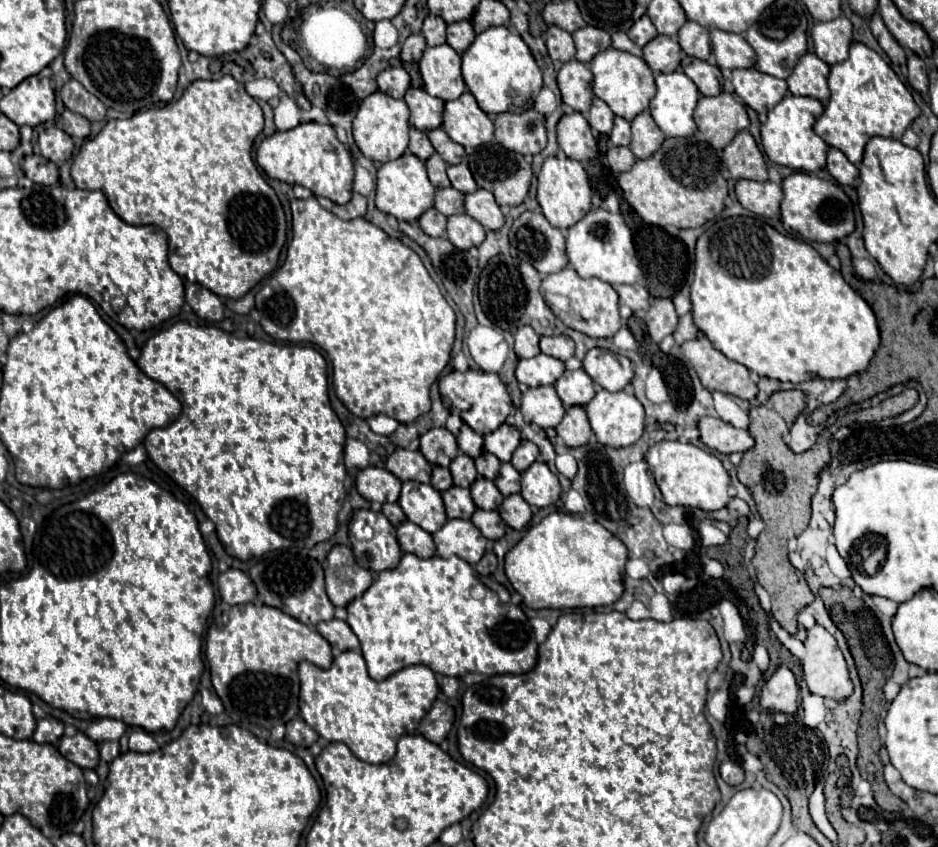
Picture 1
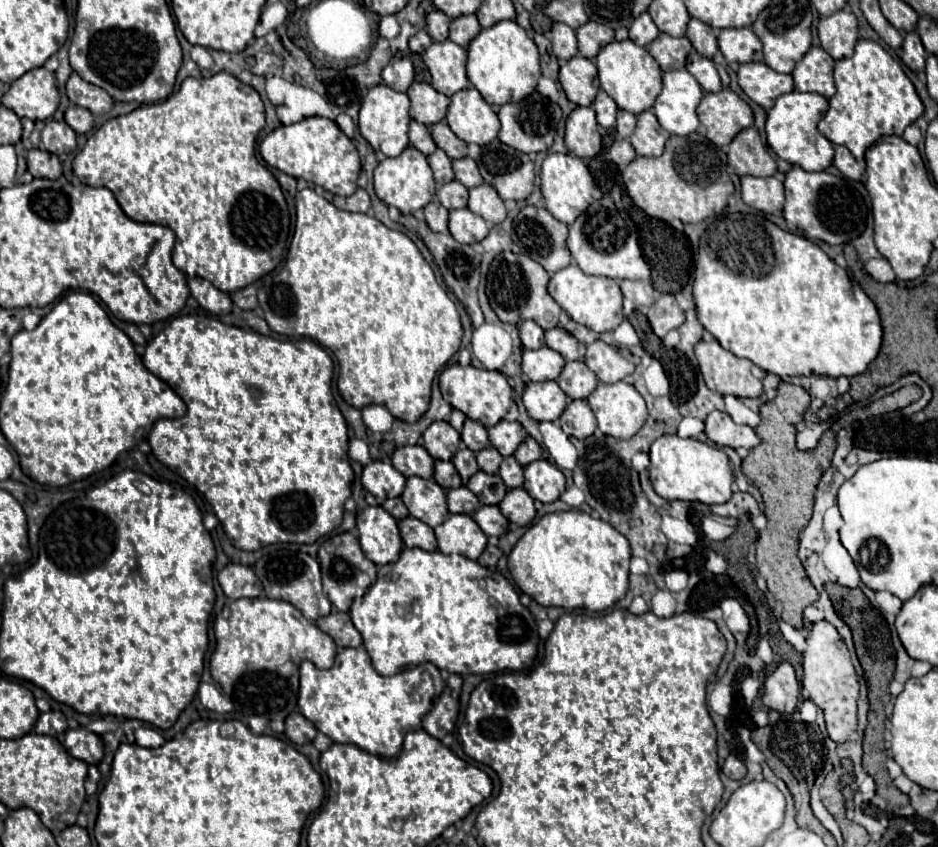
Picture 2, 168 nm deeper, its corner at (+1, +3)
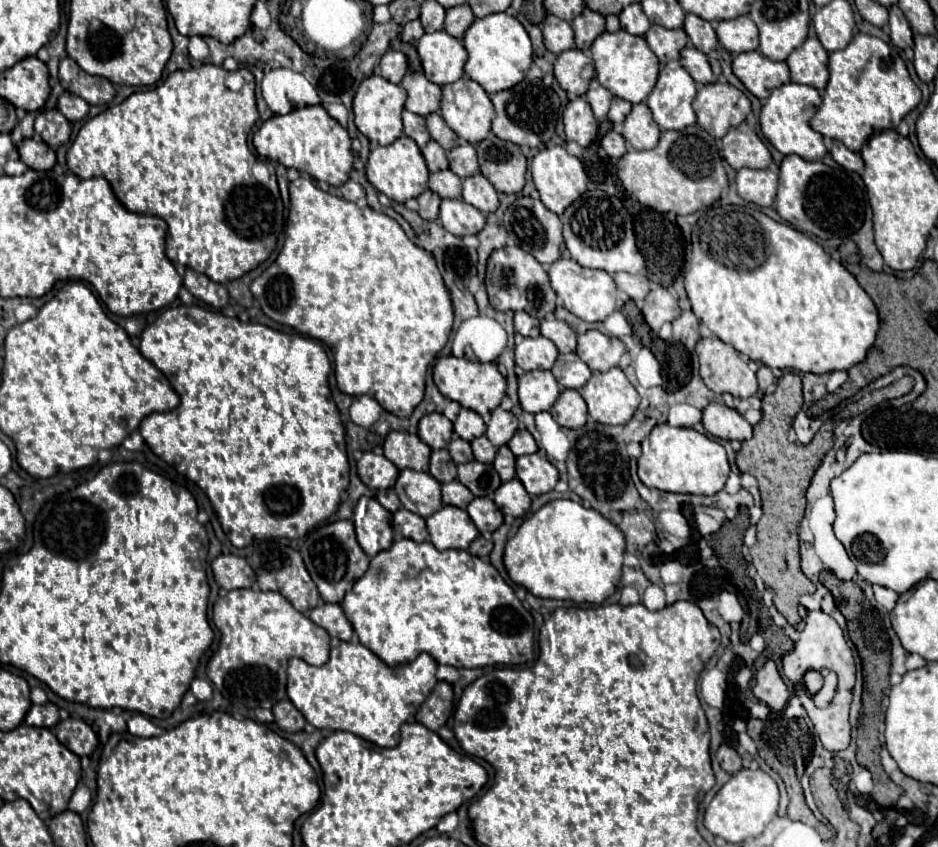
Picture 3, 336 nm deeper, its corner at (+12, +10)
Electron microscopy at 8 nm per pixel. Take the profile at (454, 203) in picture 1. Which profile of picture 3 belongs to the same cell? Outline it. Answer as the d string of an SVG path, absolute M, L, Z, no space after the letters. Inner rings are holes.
M452 170L430 174L428 188L436 192L440 198L460 198L462 196L462 182Z

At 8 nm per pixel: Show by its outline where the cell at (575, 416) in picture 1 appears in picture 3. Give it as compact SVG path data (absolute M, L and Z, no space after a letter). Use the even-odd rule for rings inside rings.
M564 390L556 404L550 408L550 414L564 428L580 428L588 418L586 402L578 390Z

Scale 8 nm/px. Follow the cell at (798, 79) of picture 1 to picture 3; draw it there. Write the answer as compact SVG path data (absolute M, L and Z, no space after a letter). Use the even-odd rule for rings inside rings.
M806 38L806 42L786 58L786 64L792 82L814 86L820 92L824 90L828 82L828 52L818 38Z

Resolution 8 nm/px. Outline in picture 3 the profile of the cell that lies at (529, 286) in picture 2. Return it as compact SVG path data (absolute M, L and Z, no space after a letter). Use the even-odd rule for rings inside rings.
M504 246L490 254L486 264L486 290L490 306L500 312L524 310L538 320L542 320L548 312L554 312L556 294L550 288L546 270L540 262L536 262L536 258L532 258L532 254L524 252L518 246Z

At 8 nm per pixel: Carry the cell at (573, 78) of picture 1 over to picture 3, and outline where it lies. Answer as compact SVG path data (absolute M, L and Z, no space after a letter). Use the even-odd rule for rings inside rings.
M578 48L564 50L554 62L554 76L568 96L582 96L594 78L594 62Z

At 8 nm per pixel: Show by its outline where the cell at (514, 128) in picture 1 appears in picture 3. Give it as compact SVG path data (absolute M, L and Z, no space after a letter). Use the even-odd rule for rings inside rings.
M524 78L520 84L516 84L510 90L502 90L494 96L490 94L490 100L496 110L496 118L492 120L492 132L500 140L506 140L518 146L526 144L530 148L538 148L540 144L546 144L552 138L558 112L560 112L560 100L552 88L544 86L542 80Z

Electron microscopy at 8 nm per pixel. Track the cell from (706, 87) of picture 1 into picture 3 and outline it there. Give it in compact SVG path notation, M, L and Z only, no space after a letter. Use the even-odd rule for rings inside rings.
M686 46L680 52L680 64L688 70L688 74L694 78L696 84L710 84L716 82L716 76L710 70L708 64L708 56L700 50L696 50L694 46Z

